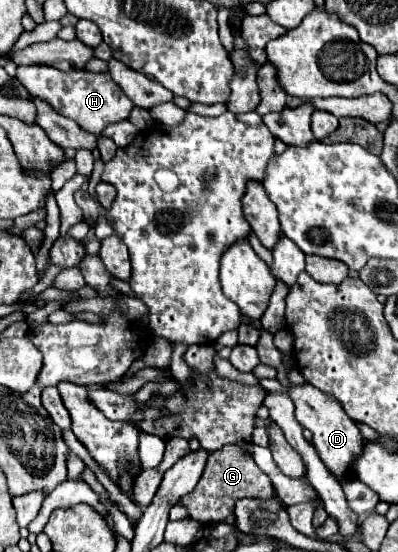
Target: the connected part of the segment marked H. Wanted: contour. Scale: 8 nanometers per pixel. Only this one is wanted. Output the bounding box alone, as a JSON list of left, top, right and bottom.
[17,66,135,136]

